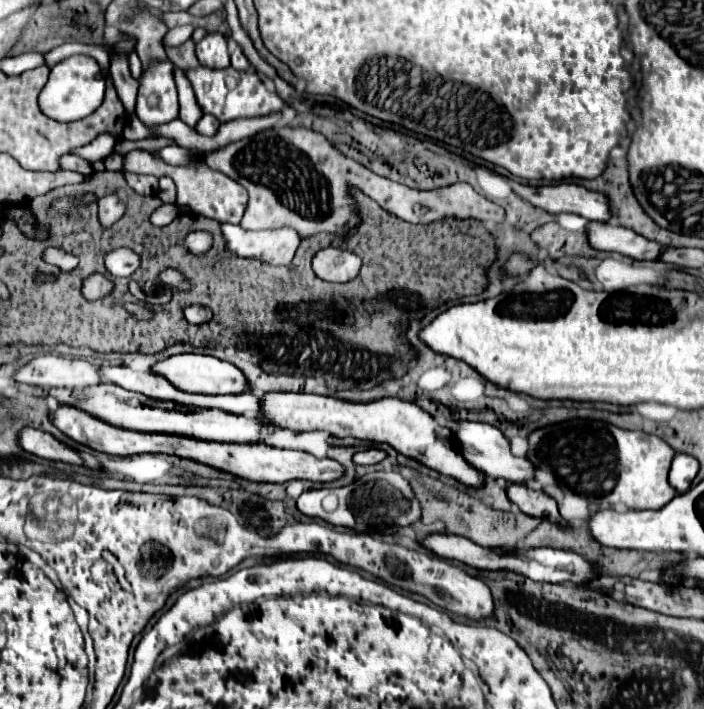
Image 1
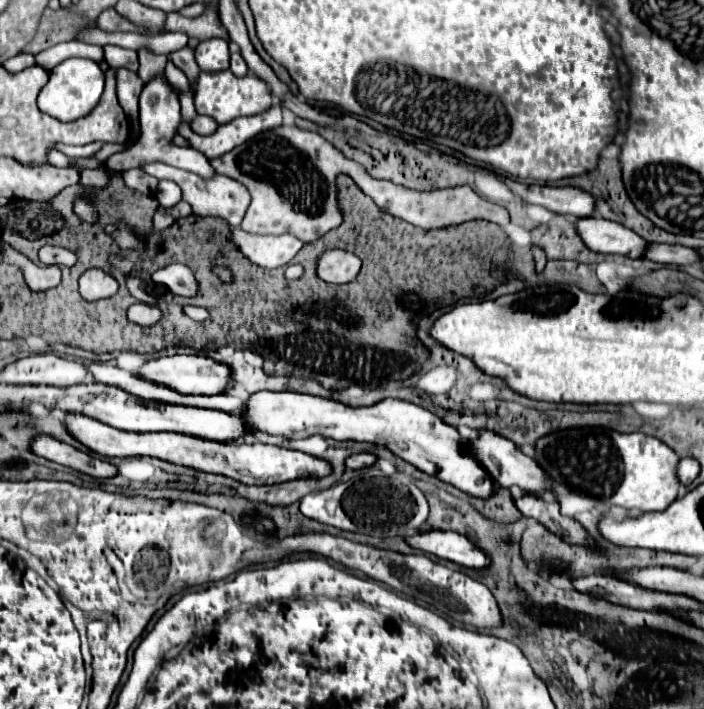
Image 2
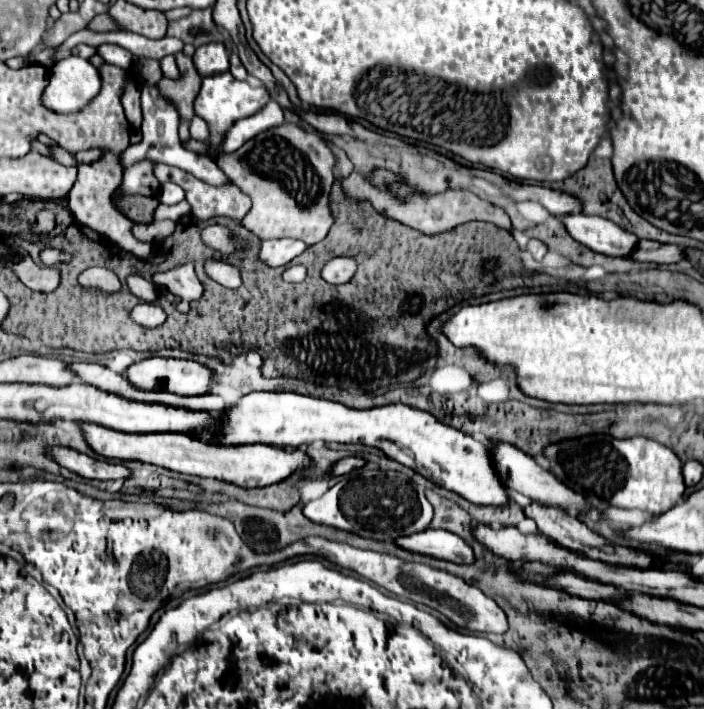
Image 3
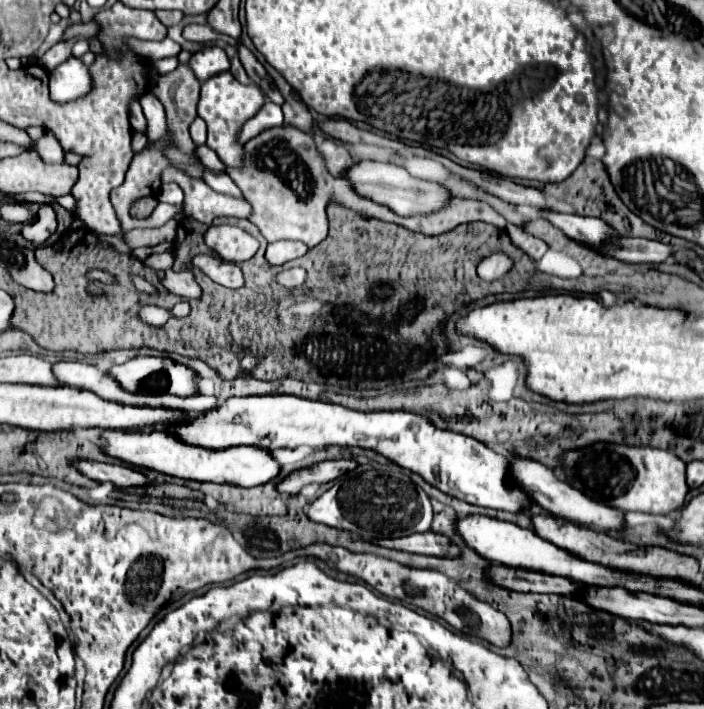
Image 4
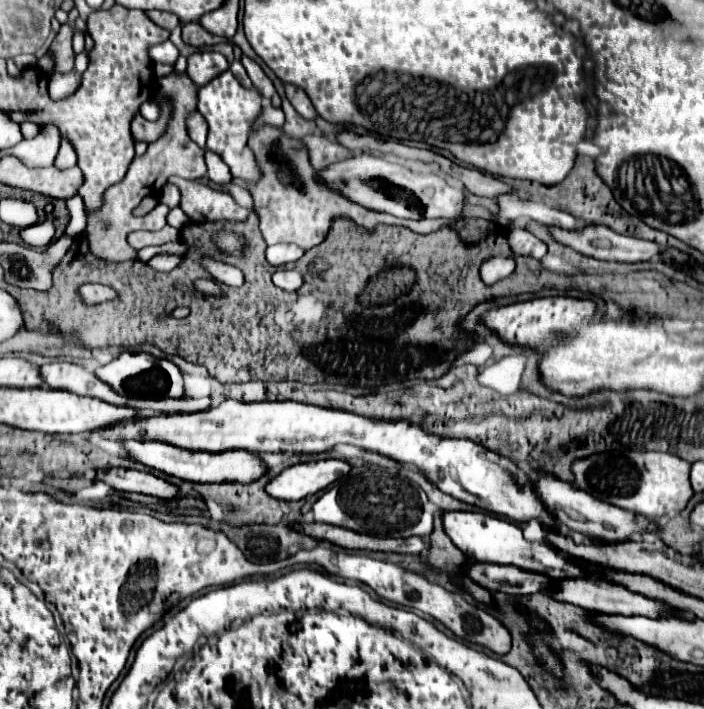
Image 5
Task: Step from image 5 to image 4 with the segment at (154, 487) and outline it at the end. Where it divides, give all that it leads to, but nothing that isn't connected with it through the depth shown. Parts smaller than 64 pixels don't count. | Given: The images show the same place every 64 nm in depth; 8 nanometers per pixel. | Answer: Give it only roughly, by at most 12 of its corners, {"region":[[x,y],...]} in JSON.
{"region":[[78,460],[76,468],[116,488],[150,486],[152,478],[124,464]]}

